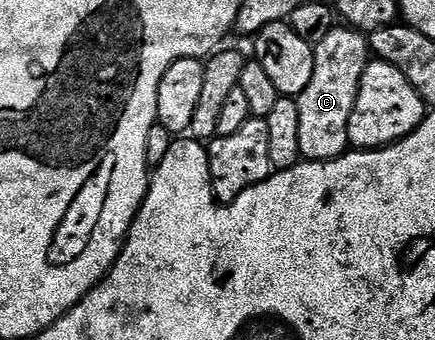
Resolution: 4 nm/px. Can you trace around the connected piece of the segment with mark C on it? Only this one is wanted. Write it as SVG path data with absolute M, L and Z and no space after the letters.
M334 25L333 30L327 32L327 37L319 40L319 44L313 47L313 59L315 72L311 72L311 84L307 84L307 88L303 88L303 92L296 97L299 108L299 148L304 161L330 162L350 149L349 121L355 108L355 100L359 96L363 72L371 61L369 39L362 31L354 30L348 25Z

